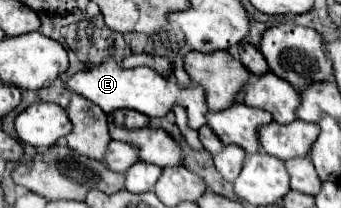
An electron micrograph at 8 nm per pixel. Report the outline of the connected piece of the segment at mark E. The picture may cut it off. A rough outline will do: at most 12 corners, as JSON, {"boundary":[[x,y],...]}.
{"boundary":[[114,54],[66,80],[106,114],[186,108],[190,128],[206,124],[200,86],[182,88],[148,66],[122,68]]}

